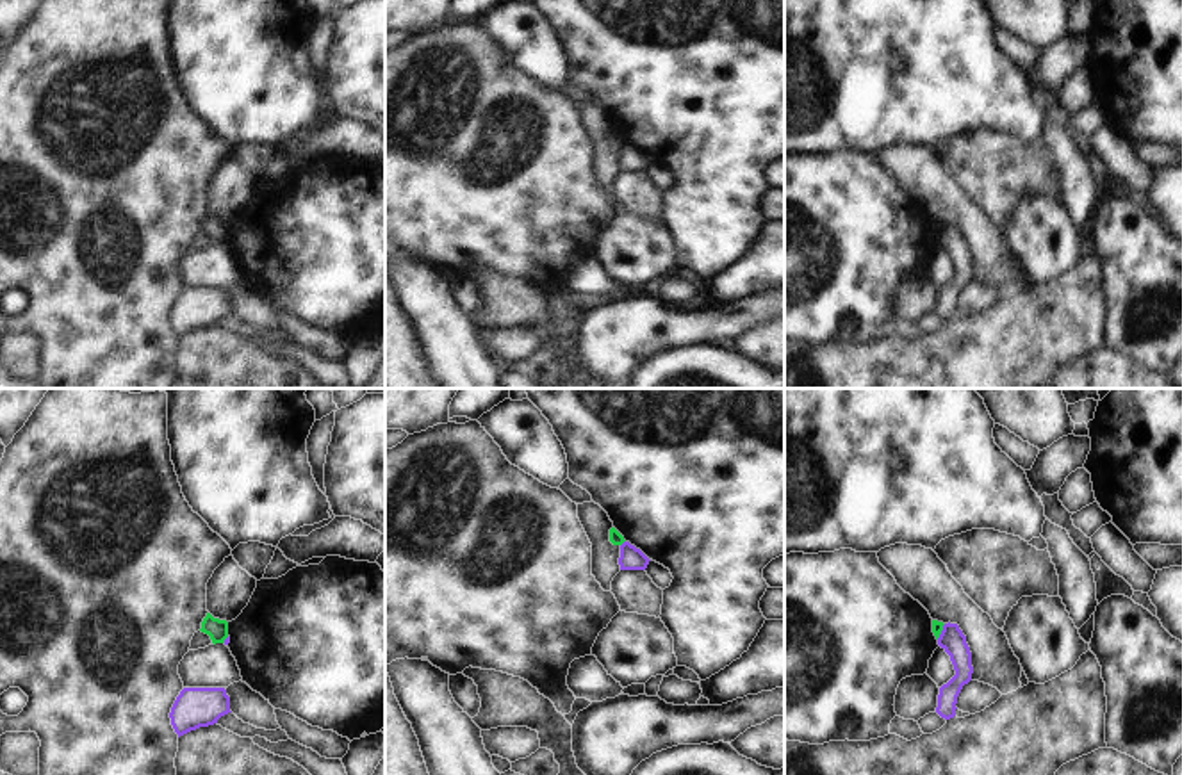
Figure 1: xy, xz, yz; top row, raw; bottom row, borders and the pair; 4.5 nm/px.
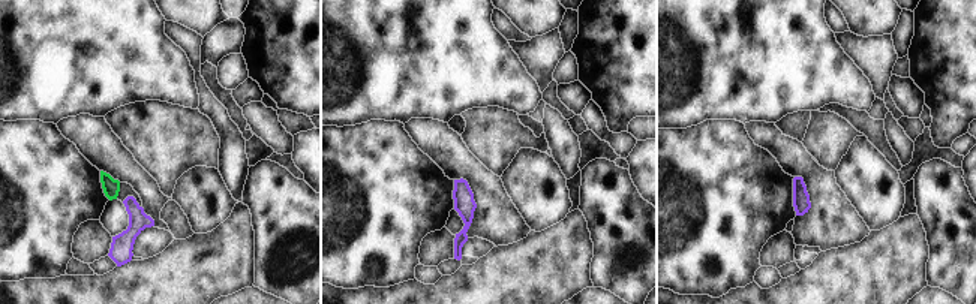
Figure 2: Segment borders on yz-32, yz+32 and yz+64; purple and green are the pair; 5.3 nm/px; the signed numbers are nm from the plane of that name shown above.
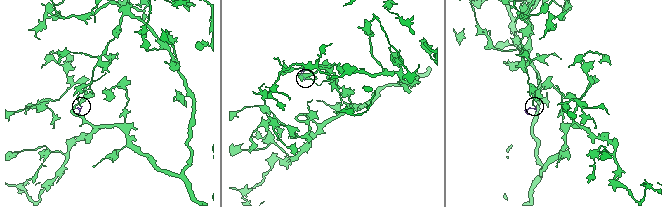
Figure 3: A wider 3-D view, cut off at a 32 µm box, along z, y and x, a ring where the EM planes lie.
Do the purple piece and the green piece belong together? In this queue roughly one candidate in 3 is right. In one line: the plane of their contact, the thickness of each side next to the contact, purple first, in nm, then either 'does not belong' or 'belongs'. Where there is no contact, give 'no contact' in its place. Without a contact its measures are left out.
xz | 110/60 nm | does not belong

